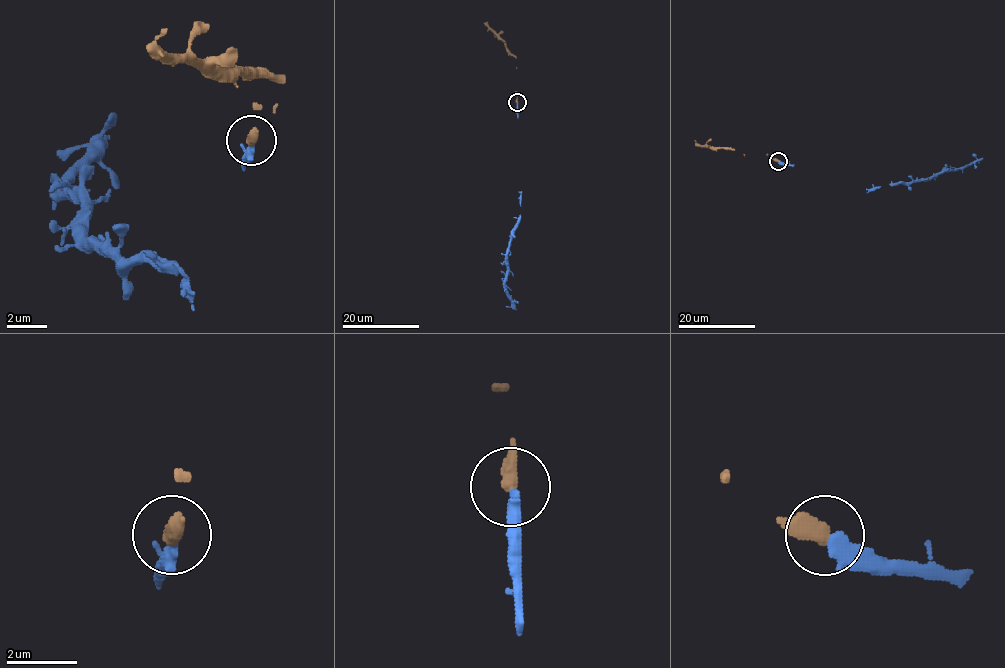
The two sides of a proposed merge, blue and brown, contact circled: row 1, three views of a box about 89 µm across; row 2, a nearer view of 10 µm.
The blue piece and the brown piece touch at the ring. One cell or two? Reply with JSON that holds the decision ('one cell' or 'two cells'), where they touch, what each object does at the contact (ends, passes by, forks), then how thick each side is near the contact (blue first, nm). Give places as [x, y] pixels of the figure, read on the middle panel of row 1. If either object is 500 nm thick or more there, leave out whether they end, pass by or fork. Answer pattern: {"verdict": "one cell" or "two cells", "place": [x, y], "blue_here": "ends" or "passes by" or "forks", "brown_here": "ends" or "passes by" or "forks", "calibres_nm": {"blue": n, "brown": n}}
{"verdict": "one cell", "place": [517, 102], "blue_here": "ends", "brown_here": "ends", "calibres_nm": {"blue": 400, "brown": 480}}

